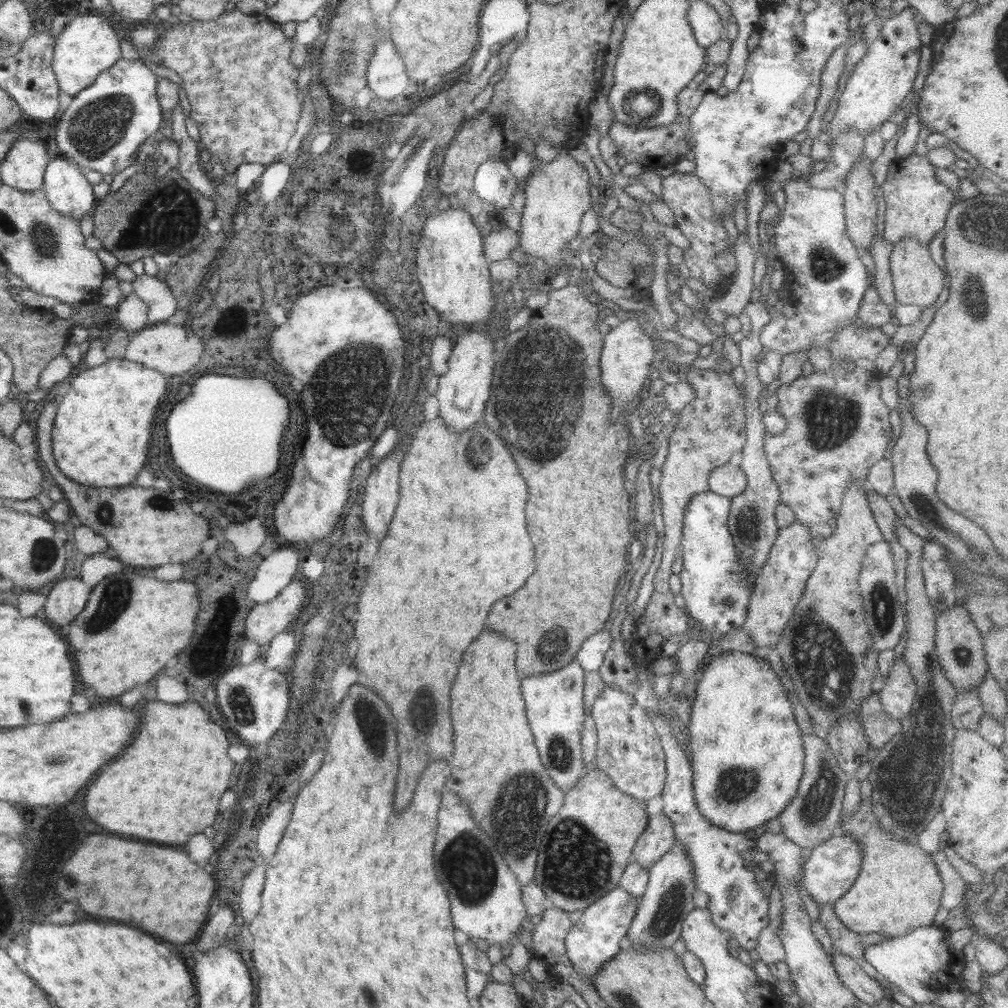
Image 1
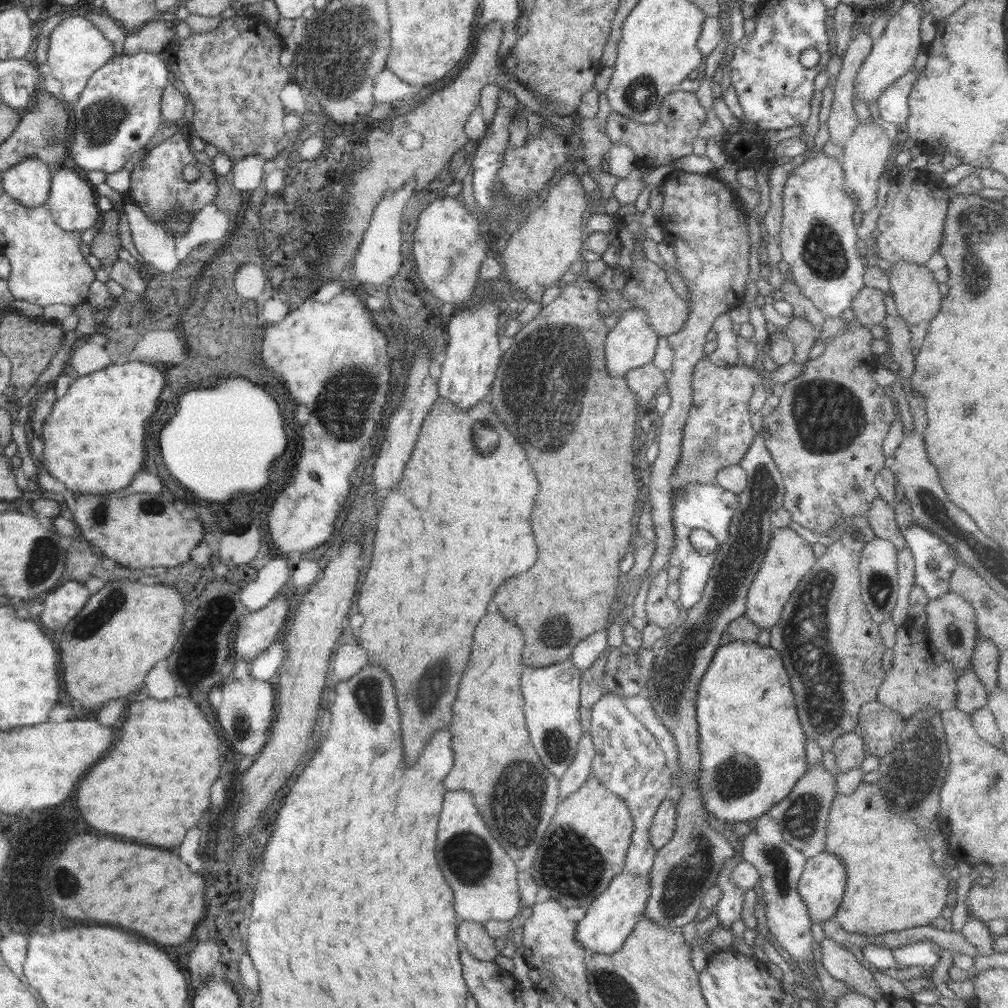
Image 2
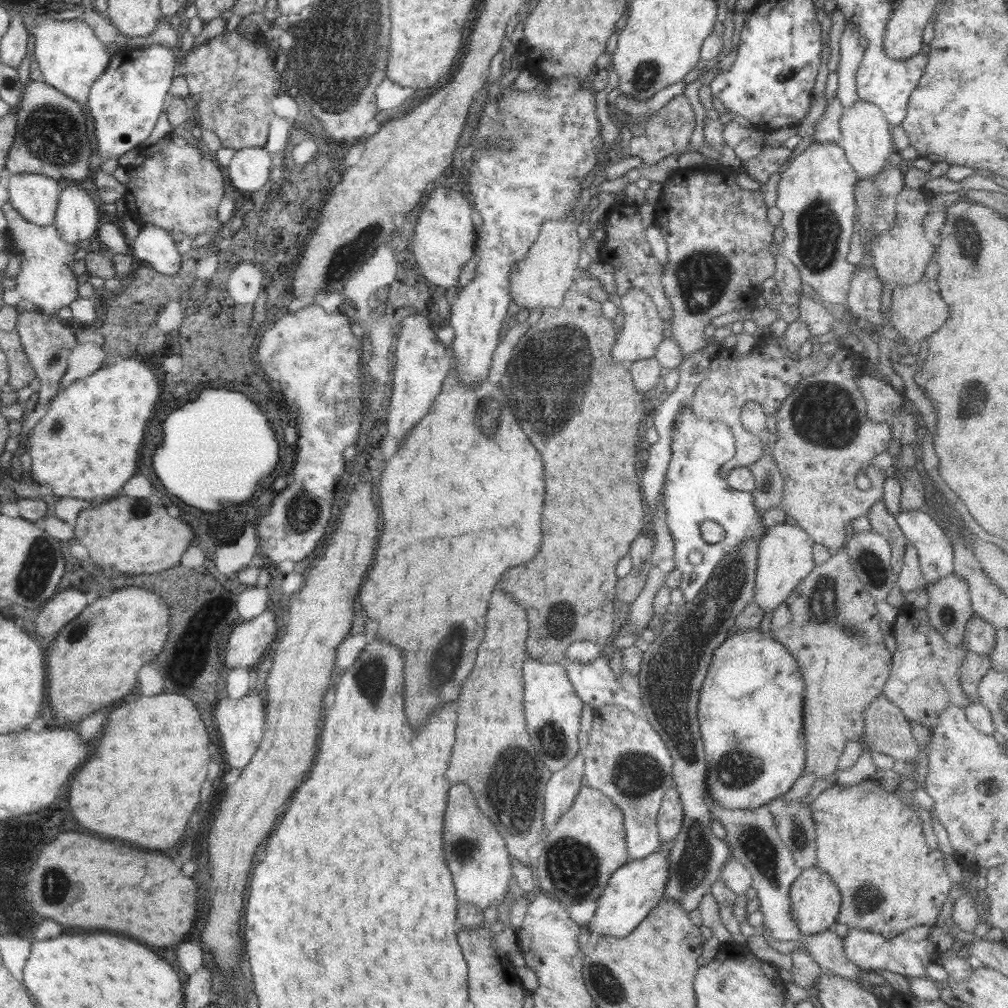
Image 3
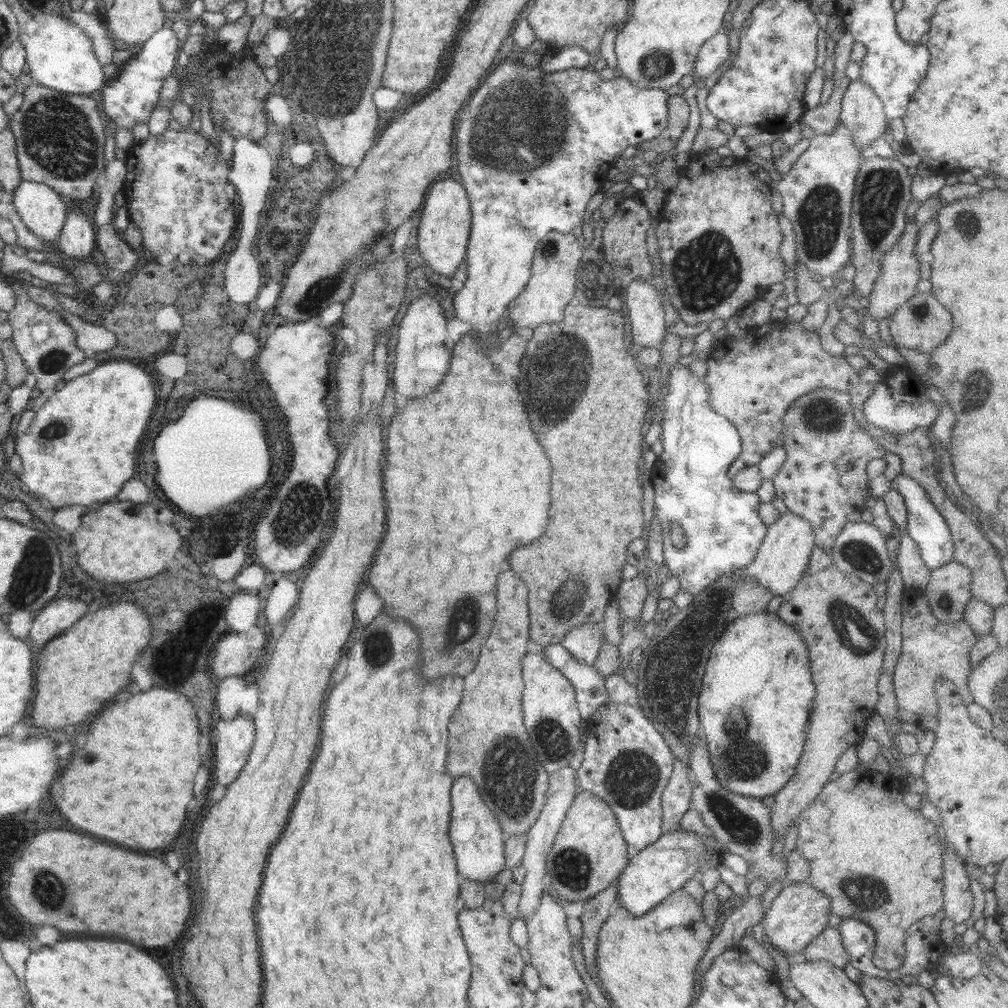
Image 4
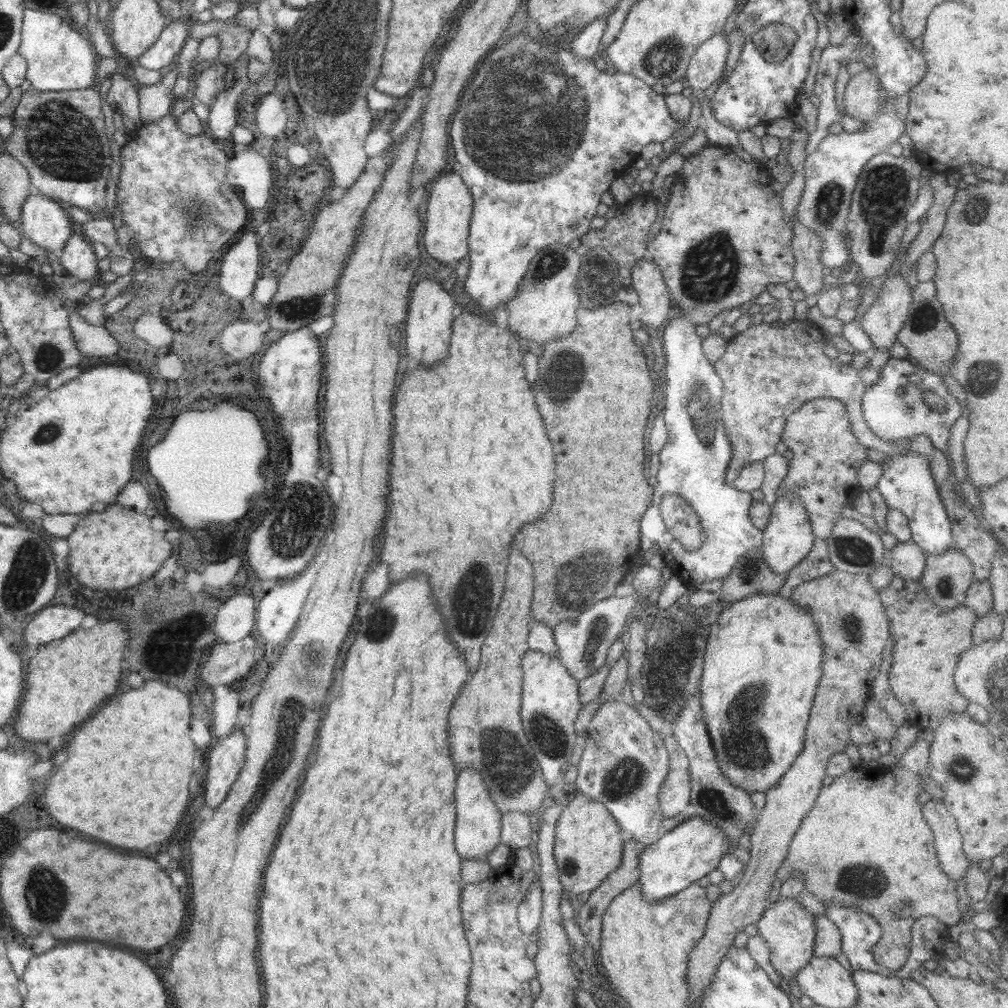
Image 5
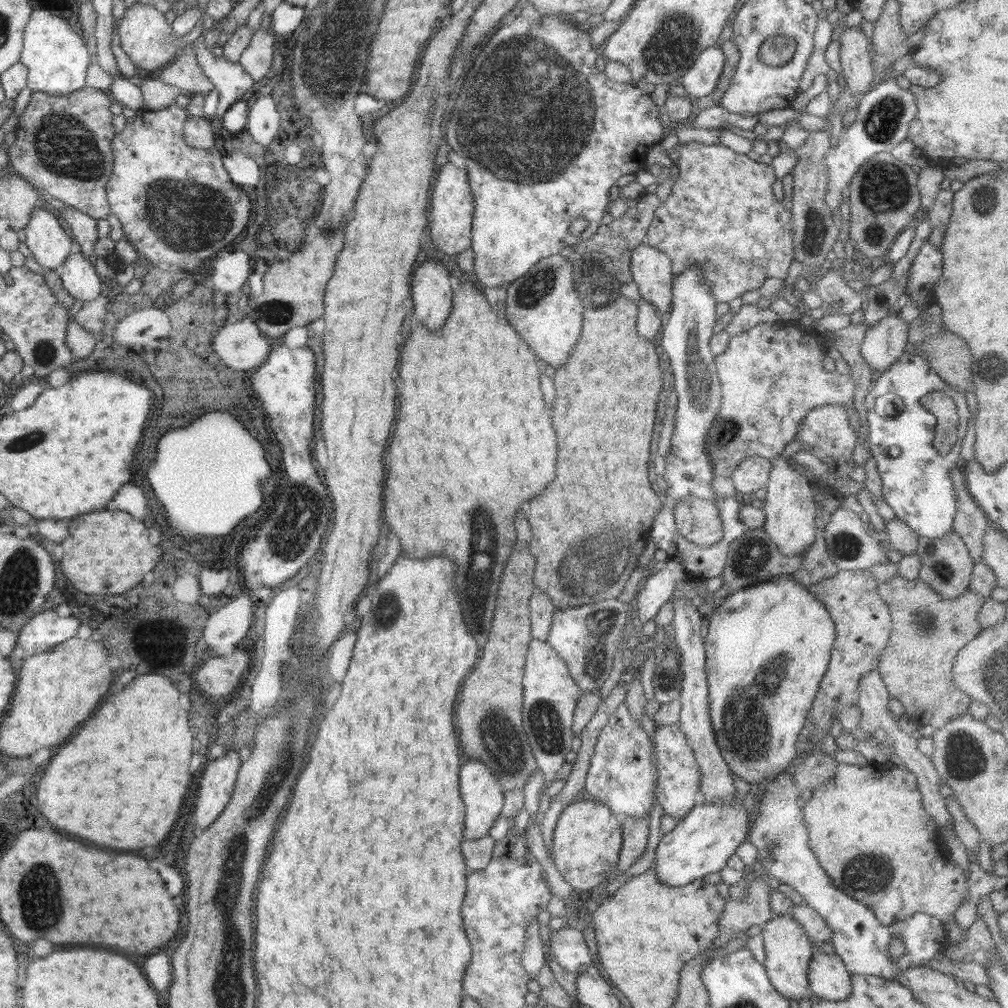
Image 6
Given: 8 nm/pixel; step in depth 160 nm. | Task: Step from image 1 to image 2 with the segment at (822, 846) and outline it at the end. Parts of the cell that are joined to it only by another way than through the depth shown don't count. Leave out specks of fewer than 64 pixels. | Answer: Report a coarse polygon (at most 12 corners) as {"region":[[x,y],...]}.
{"region":[[825,850],[807,859],[798,893],[811,924],[834,919],[846,867]]}

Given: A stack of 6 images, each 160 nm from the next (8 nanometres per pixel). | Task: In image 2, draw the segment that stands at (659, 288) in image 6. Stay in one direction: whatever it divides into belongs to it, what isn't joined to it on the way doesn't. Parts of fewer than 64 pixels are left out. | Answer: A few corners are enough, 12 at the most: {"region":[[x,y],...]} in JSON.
{"region":[[647,312],[617,317],[605,340],[612,376],[652,363],[659,335]]}

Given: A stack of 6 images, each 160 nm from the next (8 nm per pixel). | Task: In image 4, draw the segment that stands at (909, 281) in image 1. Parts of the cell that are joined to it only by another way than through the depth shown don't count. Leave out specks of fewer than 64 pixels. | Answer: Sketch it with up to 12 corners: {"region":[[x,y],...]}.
{"region":[[915,293],[891,315],[896,346],[933,355],[953,329],[933,294]]}

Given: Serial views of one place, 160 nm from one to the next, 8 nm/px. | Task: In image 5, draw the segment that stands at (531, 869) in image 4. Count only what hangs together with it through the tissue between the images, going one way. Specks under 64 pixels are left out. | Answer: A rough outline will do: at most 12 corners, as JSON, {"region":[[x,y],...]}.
{"region":[[538,877],[518,905],[517,920],[526,937],[536,934],[543,890]]}

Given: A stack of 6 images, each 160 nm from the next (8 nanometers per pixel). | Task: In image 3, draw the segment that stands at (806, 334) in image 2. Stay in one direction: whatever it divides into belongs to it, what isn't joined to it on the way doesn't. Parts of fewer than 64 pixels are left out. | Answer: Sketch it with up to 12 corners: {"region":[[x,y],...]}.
{"region":[[800,295],[800,317],[811,336],[831,331],[836,315],[822,301]]}

